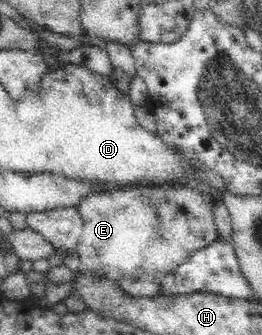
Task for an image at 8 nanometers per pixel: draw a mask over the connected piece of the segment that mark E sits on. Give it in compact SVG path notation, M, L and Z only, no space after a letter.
M130 186L129 188L115 188L114 190L106 192L95 192L91 196L84 197L77 205L79 214L83 219L83 232L74 250L75 254L79 257L80 265L78 270L79 272L85 270L95 271L99 275L114 281L119 280L120 276L124 276L125 278L133 278L133 280L136 281L149 280L149 282L155 282L155 280L159 280L164 276L162 273L163 271L174 269L189 255L199 249L205 248L216 239L216 236L219 234L217 234L217 229L214 223L213 206L214 204L211 204L211 200L205 200L203 195L196 194L195 191L180 188L159 188L158 186Z

